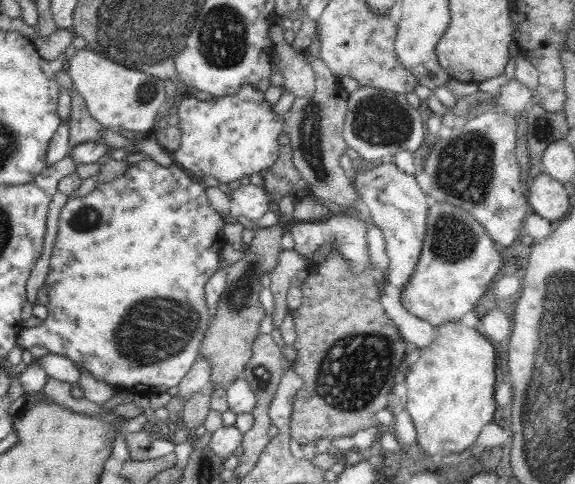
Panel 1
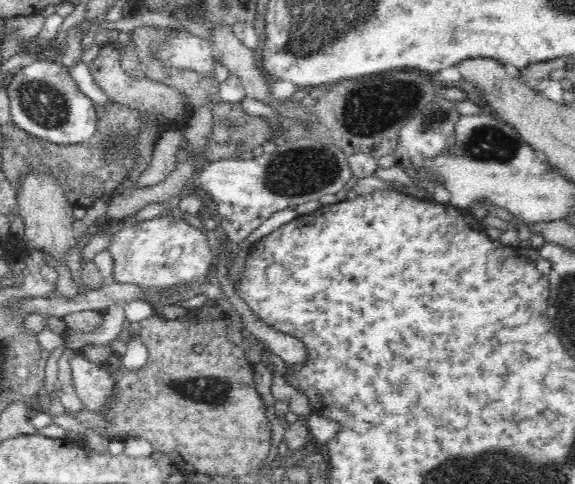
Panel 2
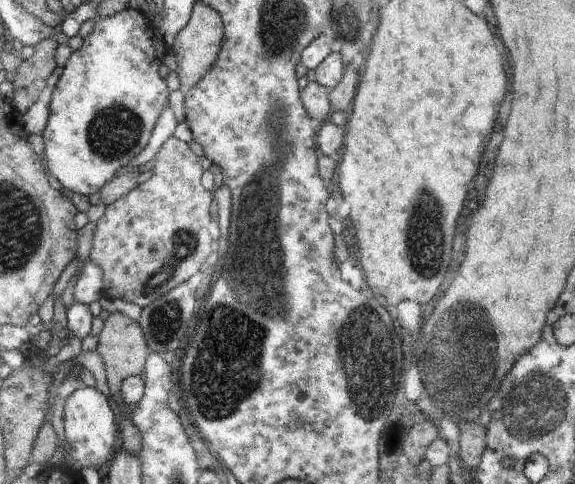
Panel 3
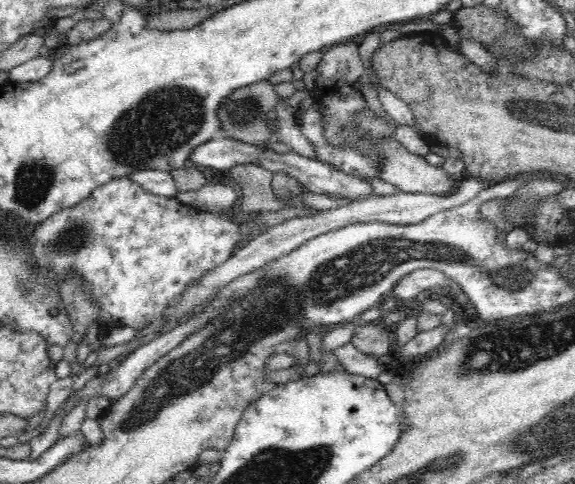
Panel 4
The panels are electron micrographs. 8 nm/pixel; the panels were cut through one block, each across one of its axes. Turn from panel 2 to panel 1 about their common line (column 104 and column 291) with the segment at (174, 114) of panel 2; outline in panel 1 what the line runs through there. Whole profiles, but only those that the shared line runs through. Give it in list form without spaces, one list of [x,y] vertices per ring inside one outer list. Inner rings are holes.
[[[282,21],[277,22],[270,30],[270,36],[275,44],[274,49],[280,57],[277,64],[284,77],[283,91],[292,93],[300,99],[310,99],[316,94],[316,80],[312,65],[302,52],[298,52],[284,39],[285,28]]]

